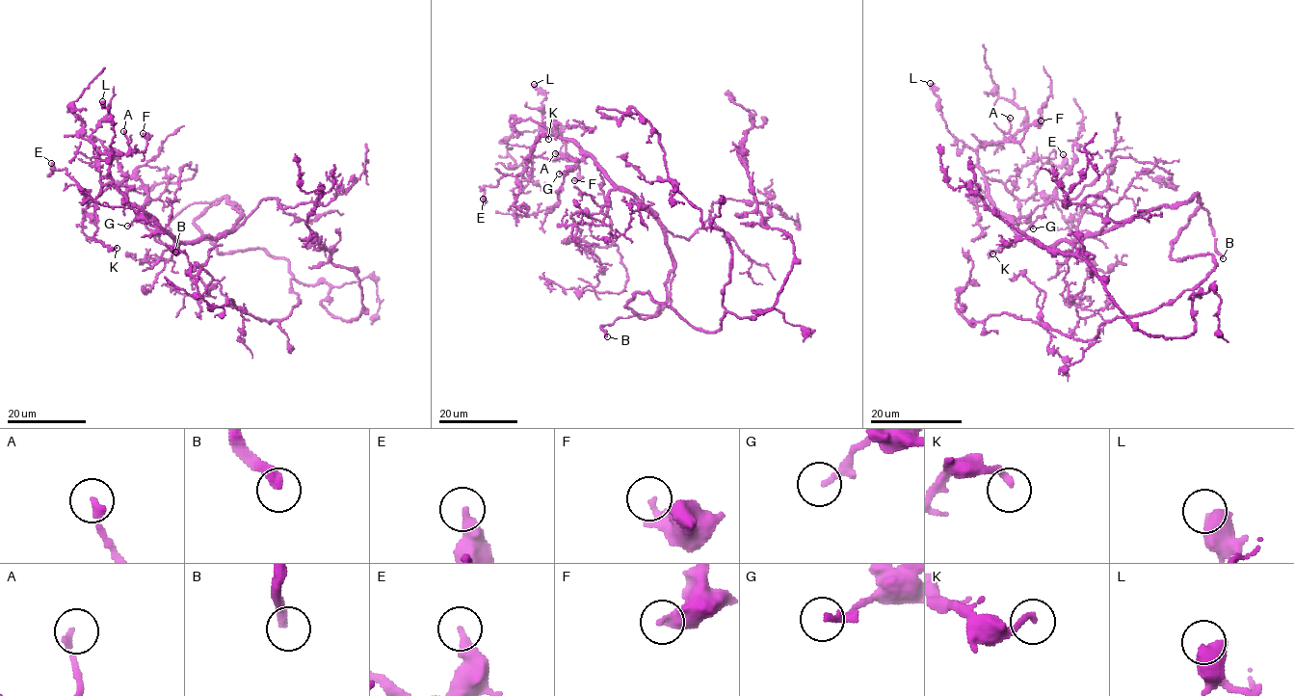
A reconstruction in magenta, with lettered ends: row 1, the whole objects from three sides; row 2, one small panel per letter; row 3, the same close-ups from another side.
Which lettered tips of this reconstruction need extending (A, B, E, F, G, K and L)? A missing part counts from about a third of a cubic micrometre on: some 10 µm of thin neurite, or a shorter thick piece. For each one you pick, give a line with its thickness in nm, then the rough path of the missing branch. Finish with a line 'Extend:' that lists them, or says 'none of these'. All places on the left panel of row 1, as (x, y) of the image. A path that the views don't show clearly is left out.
A: Thickness 190 nm. Course of what is missing: (123, 131), (118, 105), (120, 94), (139, 72), (143, 57)
B: Thickness 340 nm
Extend: A, B

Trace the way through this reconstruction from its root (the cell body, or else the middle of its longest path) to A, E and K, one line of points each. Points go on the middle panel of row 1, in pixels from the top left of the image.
A: (646, 293), (625, 306), (650, 318), (673, 268), (661, 224), (541, 125), (564, 141), (555, 153)
E: (646, 293), (625, 306), (650, 318), (673, 268), (661, 224), (572, 142), (542, 134), (483, 199)
K: (646, 293), (625, 306), (650, 318), (673, 268), (661, 224), (570, 141), (542, 134), (526, 161), (548, 139)

